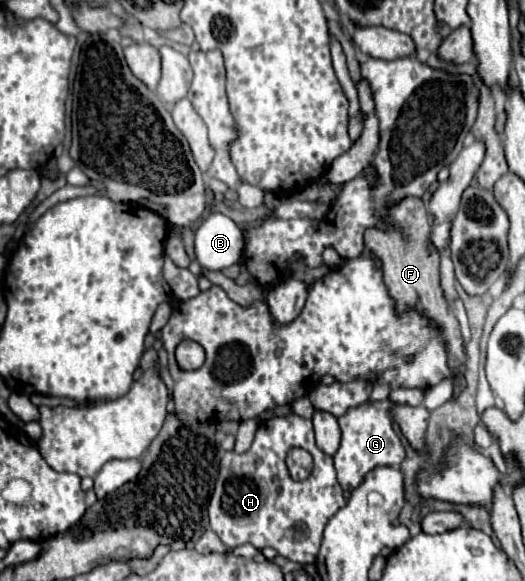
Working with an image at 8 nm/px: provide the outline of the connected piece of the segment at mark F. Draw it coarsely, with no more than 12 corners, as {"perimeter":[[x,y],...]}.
{"perimeter":[[422,198],[368,228],[398,310],[418,304],[450,336],[450,368],[466,362],[458,320],[440,286]]}

